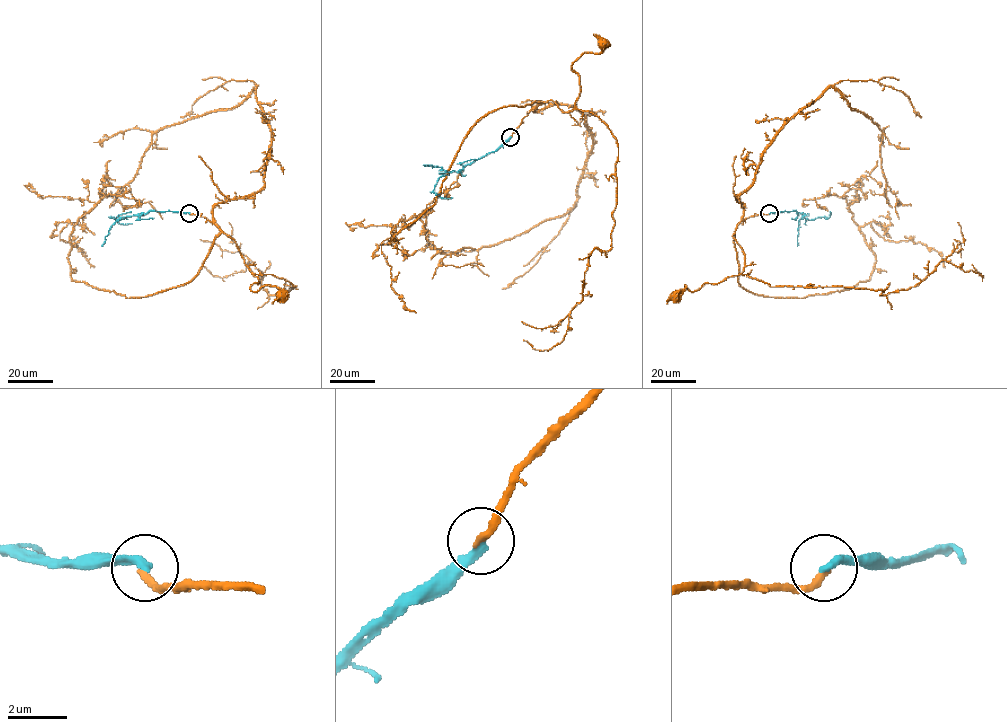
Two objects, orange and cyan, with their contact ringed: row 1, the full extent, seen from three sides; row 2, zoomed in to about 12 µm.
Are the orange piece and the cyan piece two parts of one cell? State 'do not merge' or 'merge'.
do not merge

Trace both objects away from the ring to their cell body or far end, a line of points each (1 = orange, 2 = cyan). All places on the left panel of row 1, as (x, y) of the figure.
1: (189, 213), (206, 218), (234, 241), (245, 265), (259, 281), (250, 289), (275, 286), (282, 296)
2: (189, 213), (150, 211), (117, 220), (111, 217), (131, 211)

